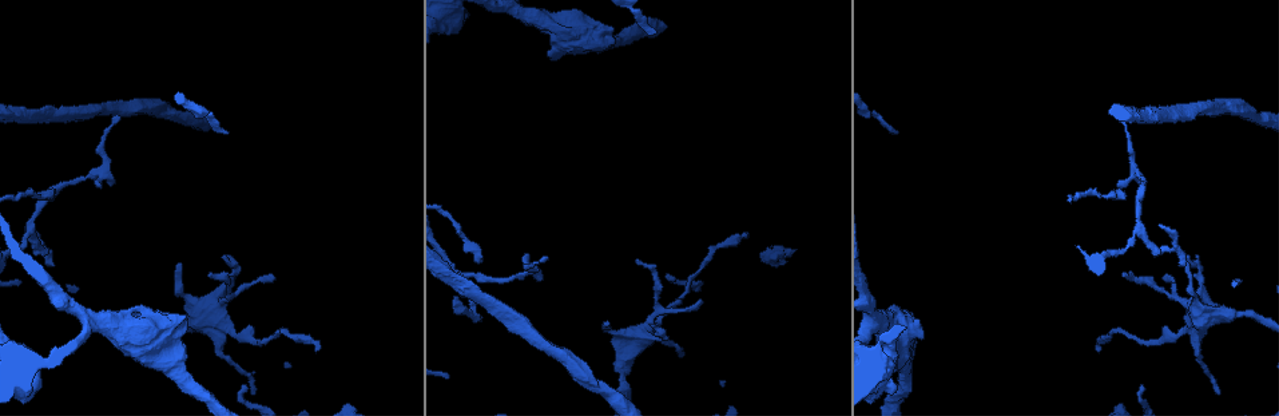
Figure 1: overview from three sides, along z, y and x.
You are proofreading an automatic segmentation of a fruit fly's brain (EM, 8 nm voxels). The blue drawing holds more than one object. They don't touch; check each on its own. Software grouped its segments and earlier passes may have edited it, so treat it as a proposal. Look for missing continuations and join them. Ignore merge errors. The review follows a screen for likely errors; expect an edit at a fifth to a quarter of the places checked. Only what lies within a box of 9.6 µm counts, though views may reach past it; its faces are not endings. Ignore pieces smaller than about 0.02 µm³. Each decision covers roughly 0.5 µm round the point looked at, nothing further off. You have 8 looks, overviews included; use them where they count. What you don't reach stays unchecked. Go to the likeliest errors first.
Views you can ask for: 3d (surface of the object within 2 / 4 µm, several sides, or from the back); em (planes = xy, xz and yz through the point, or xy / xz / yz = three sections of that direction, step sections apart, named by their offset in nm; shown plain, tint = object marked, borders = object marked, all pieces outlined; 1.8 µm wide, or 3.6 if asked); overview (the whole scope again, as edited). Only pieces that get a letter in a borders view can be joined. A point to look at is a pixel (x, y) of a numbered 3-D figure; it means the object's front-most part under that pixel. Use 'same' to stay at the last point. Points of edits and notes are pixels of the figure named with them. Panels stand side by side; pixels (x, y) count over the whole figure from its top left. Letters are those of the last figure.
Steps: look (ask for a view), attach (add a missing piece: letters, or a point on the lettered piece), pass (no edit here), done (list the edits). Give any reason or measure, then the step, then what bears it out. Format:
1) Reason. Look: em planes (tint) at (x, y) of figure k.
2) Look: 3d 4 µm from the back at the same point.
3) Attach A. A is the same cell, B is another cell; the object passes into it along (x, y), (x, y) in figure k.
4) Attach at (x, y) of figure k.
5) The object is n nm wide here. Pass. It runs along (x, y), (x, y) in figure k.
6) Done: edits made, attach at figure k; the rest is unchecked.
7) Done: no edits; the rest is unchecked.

Tapers out. Look: 3d 2 µm at (1187, 255) of figure 1.

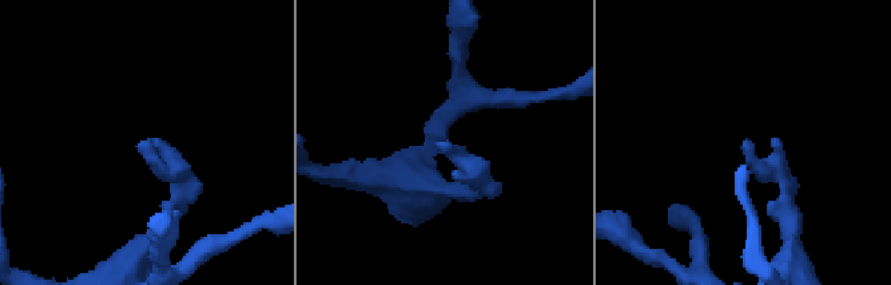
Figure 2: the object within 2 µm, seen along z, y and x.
Now the EM. Look: em xz step 4 (borders) at (745, 140) of figure 2.

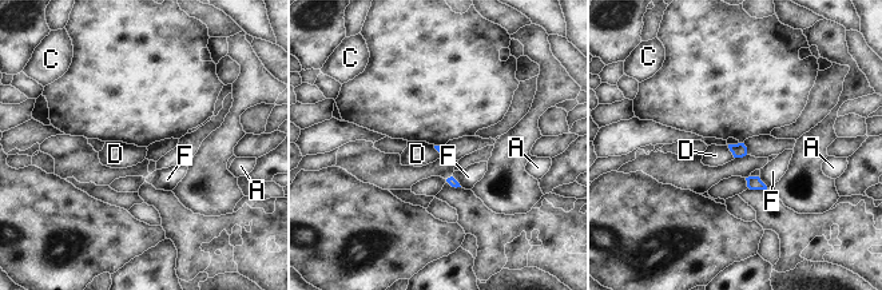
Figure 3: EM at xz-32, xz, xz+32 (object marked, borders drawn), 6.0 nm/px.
The longest contact is with F, 90 nm. Pass. A, C, D and F are other cells; a border runs along (727, 146), (734, 158) in figure 3; none of them fits.

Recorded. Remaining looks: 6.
An open end. Look: 3d 2 µm at (1097, 351) of figure 1.

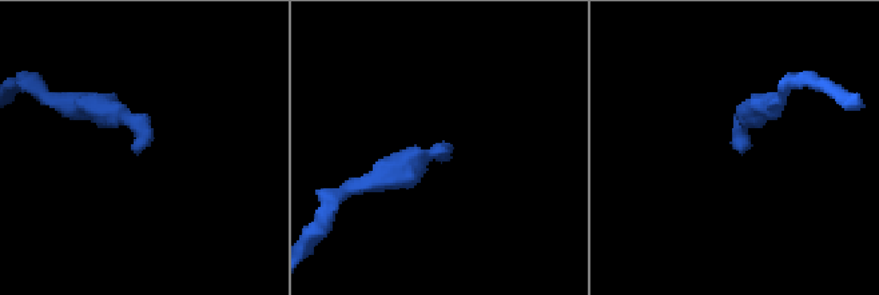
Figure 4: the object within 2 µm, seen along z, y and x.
Look: em xy step 16 (tint) at (137, 152) of figure 4.

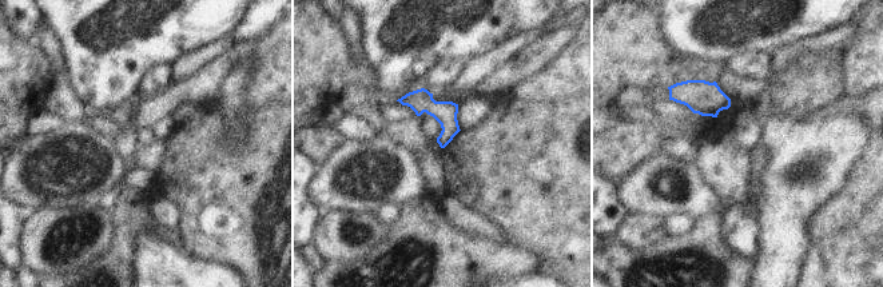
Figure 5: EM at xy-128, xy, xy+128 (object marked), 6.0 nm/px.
Look: em planes (borders) at the same point.

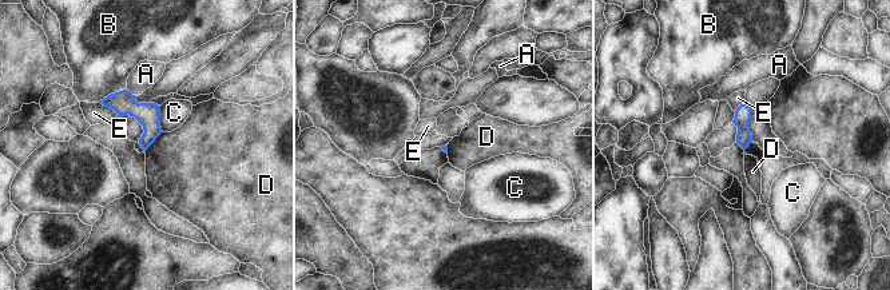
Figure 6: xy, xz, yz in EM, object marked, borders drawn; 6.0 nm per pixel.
Pass. A, B, C, D and E are other cells; no lettered piece goes on from it.

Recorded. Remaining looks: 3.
Free end. Look: em yz step 16 (borders) at (1118, 187) of figure 1.

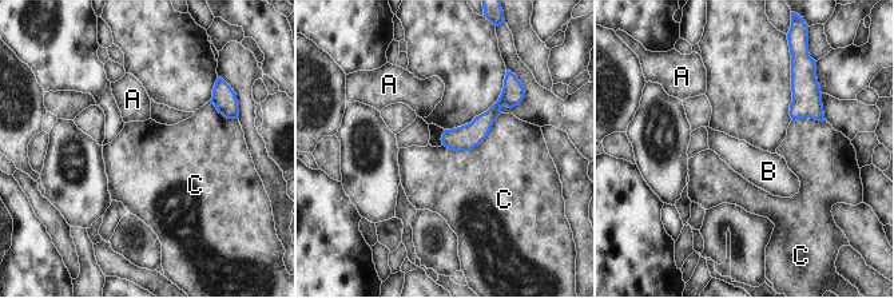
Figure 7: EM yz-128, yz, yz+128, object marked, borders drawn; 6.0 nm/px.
The object is 150 nm wide here. Pass. A, B and C are other cells; a border runs along (501, 112), (473, 147), (442, 146) in figure 7; none of them fits.

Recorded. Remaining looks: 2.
Done: no edits; the rest is unchecked.

